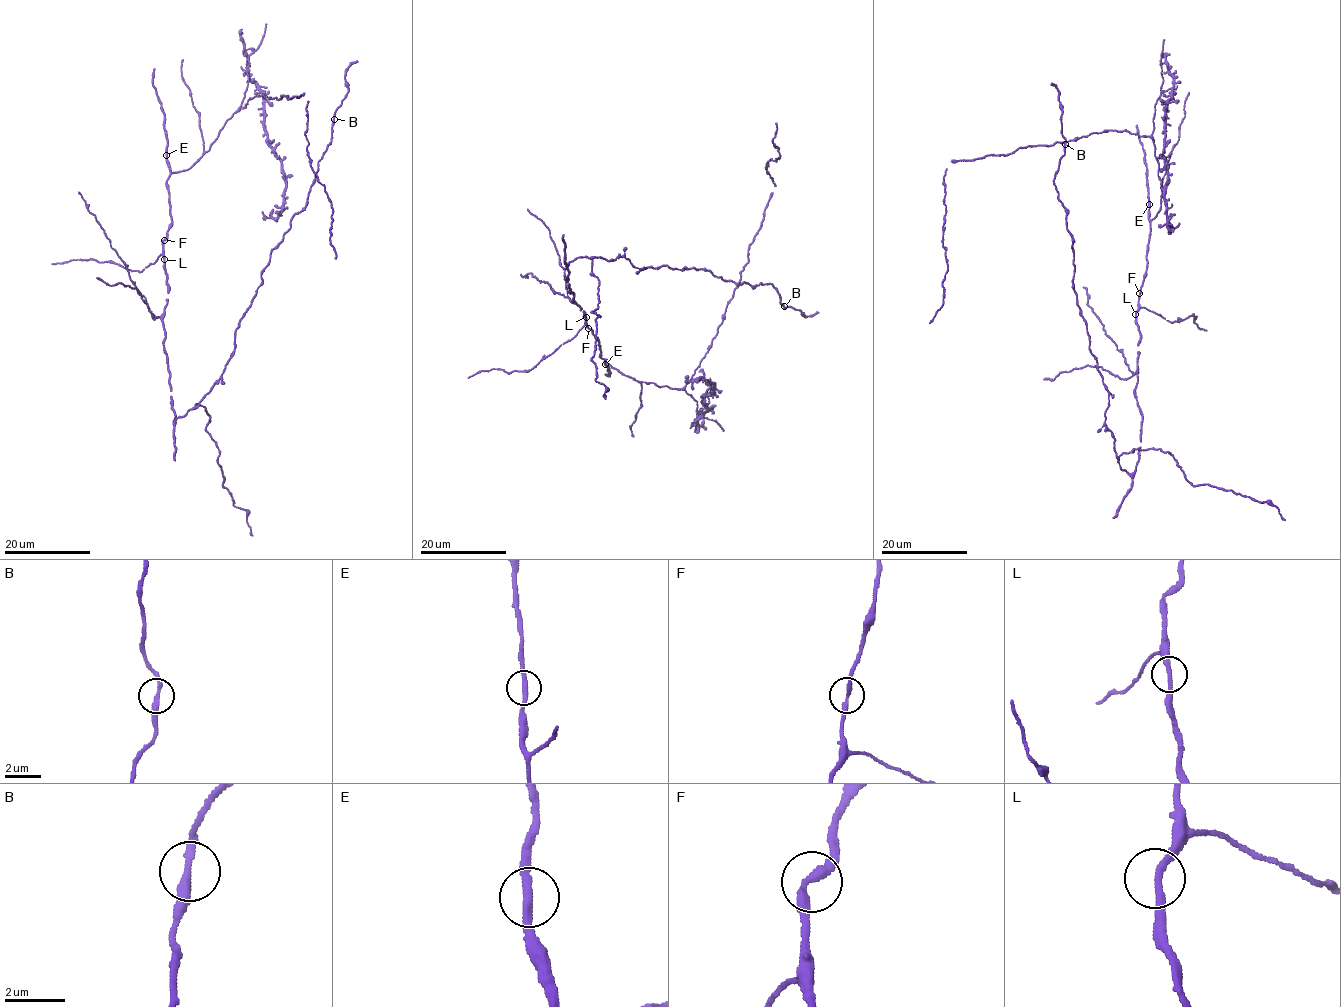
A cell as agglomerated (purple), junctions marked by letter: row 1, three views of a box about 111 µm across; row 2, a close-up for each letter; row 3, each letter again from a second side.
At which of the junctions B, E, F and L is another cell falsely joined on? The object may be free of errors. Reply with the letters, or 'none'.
none

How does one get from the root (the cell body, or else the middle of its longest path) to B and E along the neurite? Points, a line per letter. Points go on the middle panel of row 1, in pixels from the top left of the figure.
B: (586, 318), (566, 277), (579, 257), (623, 256), (641, 269), (692, 267), (722, 280), (768, 283), (784, 306)
E: (586, 318), (586, 324), (599, 342), (600, 356), (605, 359), (605, 364)

